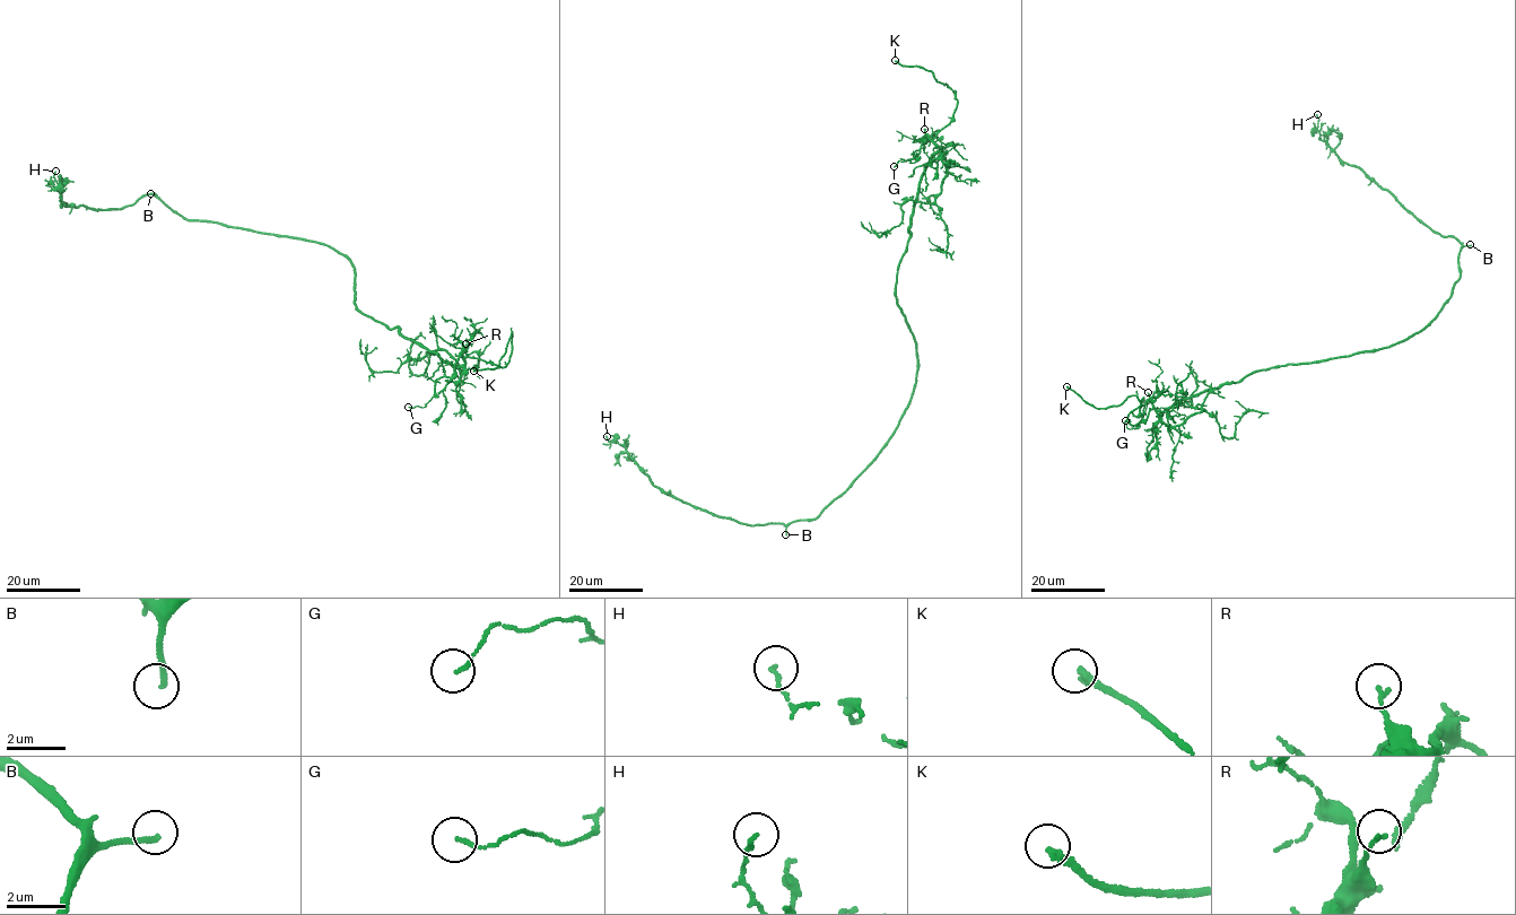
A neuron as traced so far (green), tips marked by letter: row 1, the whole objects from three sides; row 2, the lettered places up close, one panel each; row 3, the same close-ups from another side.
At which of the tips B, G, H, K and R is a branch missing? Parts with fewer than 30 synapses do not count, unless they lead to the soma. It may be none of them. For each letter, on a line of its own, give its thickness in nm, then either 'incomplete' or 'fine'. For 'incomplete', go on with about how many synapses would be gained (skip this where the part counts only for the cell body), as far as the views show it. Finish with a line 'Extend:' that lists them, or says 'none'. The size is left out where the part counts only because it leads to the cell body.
B: 170 nm thick; incomplete; about 60 synapses
G: 130 nm thick; fine
H: 120 nm thick; fine
K: 240 nm thick; incomplete
R: 140 nm thick; fine
Extend: B, K

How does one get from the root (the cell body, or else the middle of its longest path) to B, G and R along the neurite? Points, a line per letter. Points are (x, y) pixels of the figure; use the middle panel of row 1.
B: (917, 362), (913, 397), (888, 441), (818, 516), (789, 525), (785, 534)
G: (917, 362), (916, 341), (897, 303), (897, 272), (918, 183), (938, 148), (922, 138), (915, 162), (894, 166)
R: (917, 362), (916, 341), (897, 303), (896, 277), (911, 235), (918, 183), (926, 163), (939, 150), (924, 129)

